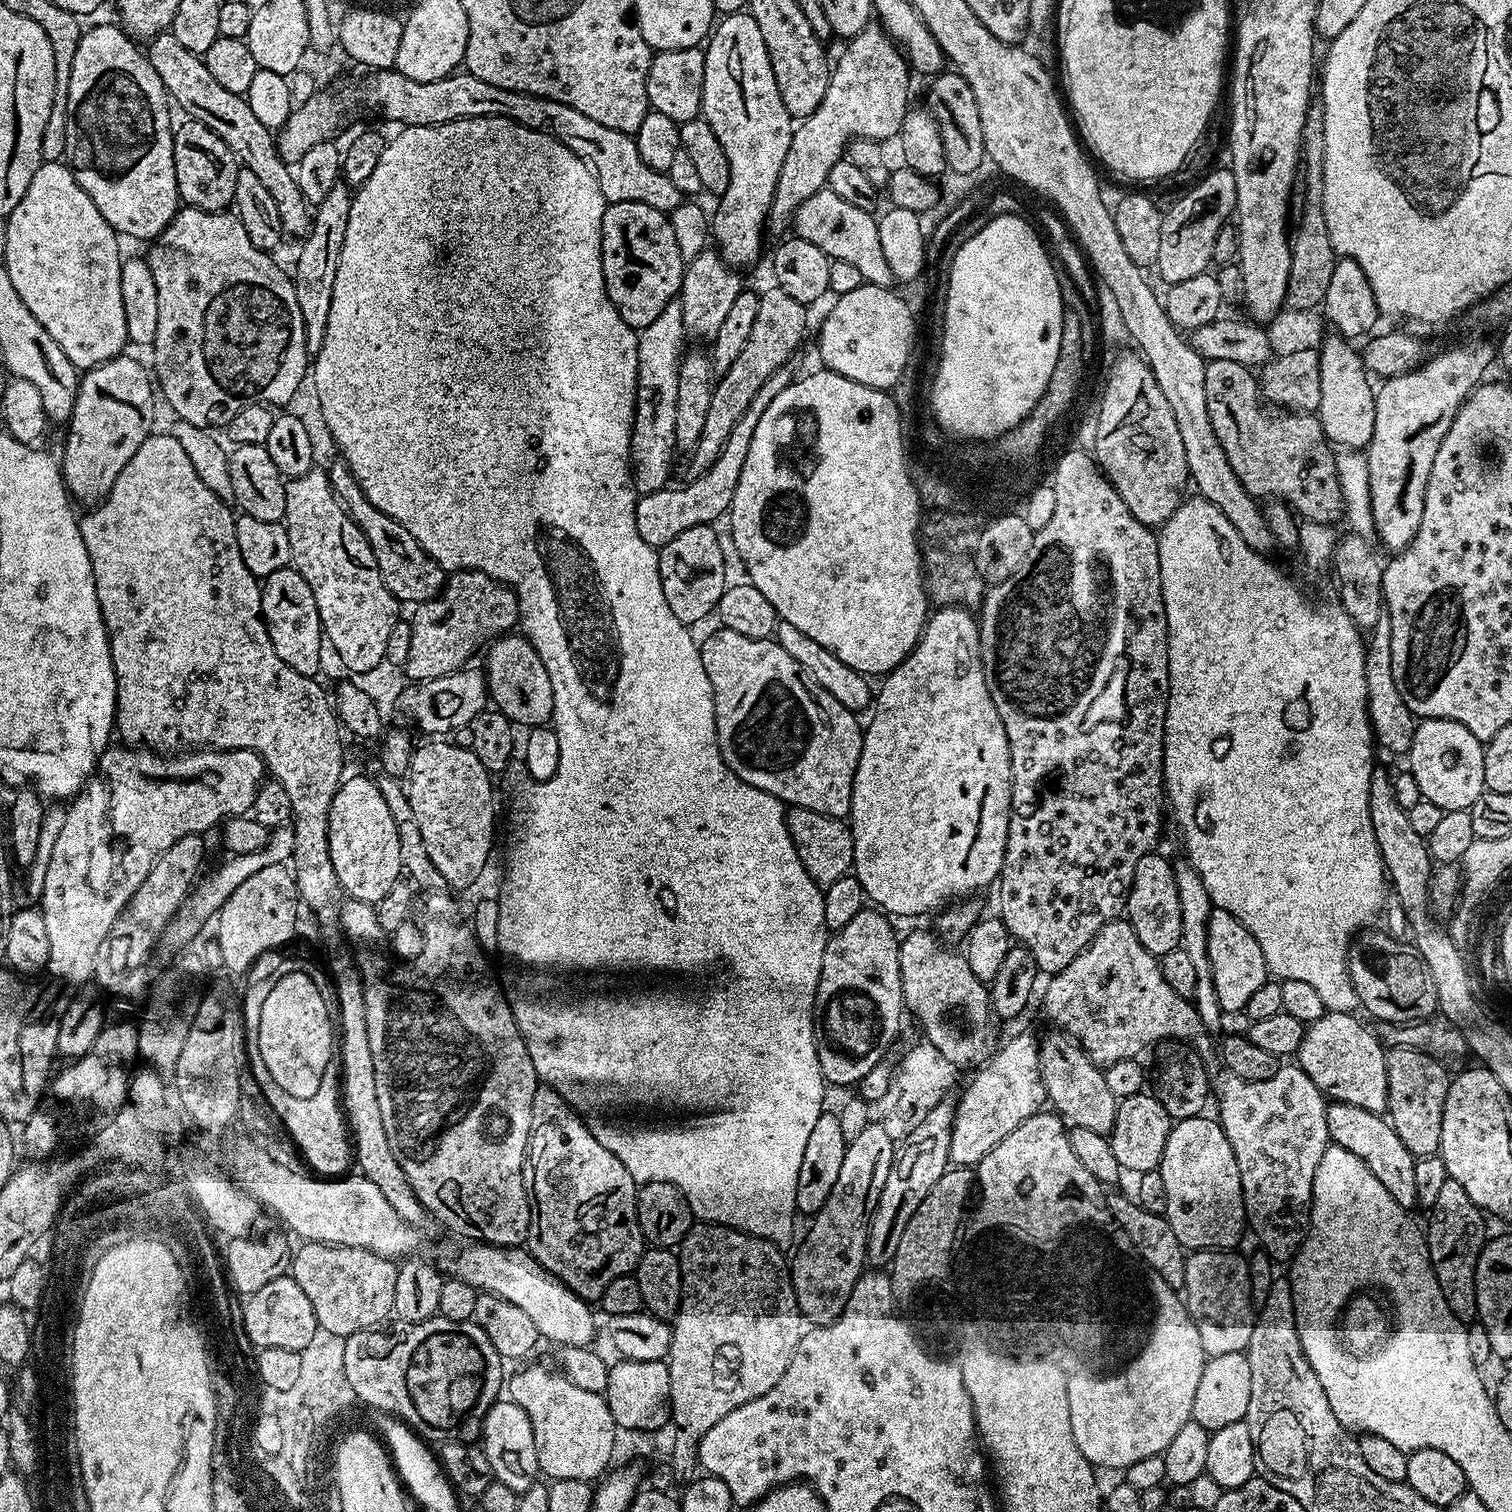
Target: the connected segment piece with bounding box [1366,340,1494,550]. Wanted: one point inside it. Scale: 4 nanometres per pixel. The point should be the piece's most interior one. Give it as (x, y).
(1412, 412)

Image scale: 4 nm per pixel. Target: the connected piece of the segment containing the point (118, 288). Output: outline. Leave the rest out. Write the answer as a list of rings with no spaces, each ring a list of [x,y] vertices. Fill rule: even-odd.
[[[41,163],[40,169],[34,174],[34,178],[22,198],[22,202],[18,202],[18,206],[14,206],[14,210],[6,219],[8,221],[6,254],[2,260],[8,265],[10,278],[14,281],[14,290],[18,290],[18,294],[22,294],[22,302],[26,302],[30,314],[34,314],[34,318],[38,318],[38,322],[42,322],[42,326],[50,334],[50,338],[54,338],[54,342],[58,342],[58,346],[62,346],[62,354],[66,354],[66,358],[70,358],[70,362],[77,370],[97,368],[98,365],[105,364],[115,356],[121,355],[125,351],[124,344],[129,343],[126,334],[126,310],[122,310],[122,286],[120,285],[122,255],[120,256],[119,242],[121,243],[121,241],[118,239],[116,231],[106,222],[106,218],[102,218],[102,214],[98,214],[98,206],[94,206],[94,202],[86,194],[86,190],[82,190],[82,186],[78,186],[72,169],[68,167],[67,163]]]

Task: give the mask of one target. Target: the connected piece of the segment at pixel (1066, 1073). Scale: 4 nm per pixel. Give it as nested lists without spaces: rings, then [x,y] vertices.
[[[1059,1030],[1051,1031],[1045,1034],[1044,1040],[1042,1036],[1038,1044],[1040,1081],[1044,1083],[1047,1103],[1065,1125],[1108,1136],[1114,1126],[1118,1101],[1106,1087],[1103,1071],[1086,1055],[1079,1042]]]

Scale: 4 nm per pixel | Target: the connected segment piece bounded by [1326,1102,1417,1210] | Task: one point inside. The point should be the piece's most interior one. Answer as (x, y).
(1365, 1134)

